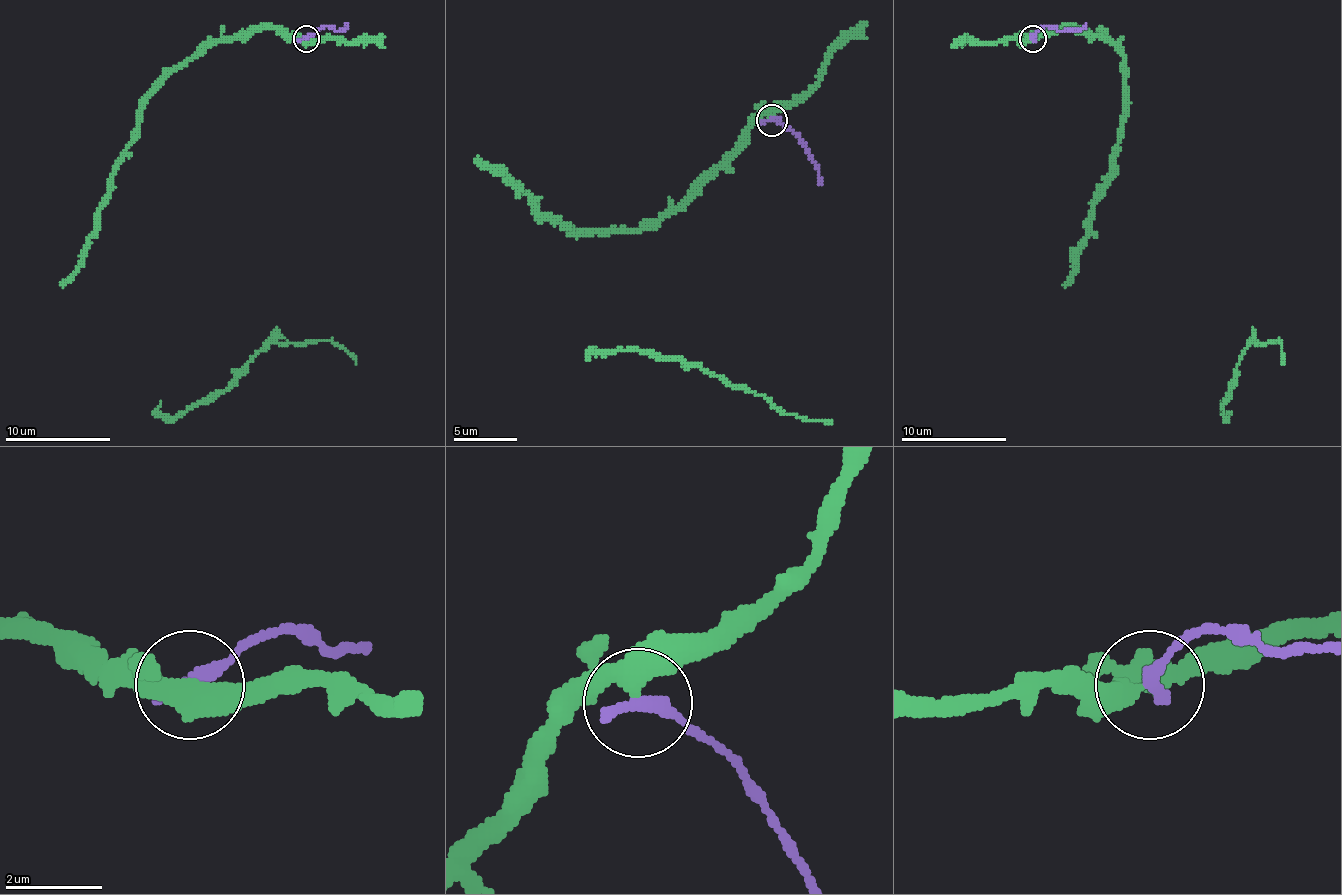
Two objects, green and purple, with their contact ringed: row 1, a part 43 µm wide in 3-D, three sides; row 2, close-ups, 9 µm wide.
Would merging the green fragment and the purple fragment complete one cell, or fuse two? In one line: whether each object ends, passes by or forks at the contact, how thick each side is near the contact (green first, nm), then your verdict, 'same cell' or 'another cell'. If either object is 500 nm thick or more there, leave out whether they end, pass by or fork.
green passes by | purple ends | 400/360 nm | another cell

